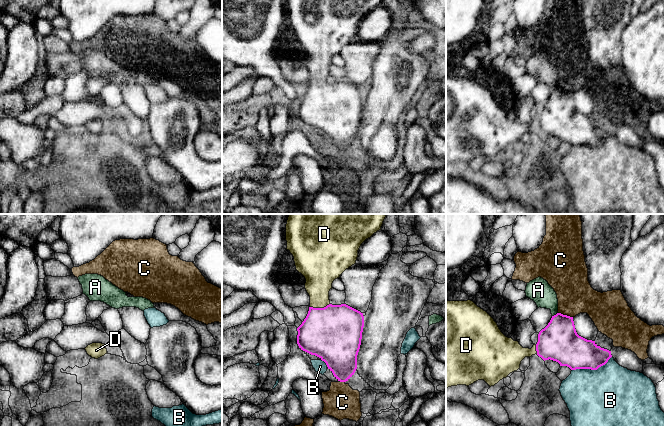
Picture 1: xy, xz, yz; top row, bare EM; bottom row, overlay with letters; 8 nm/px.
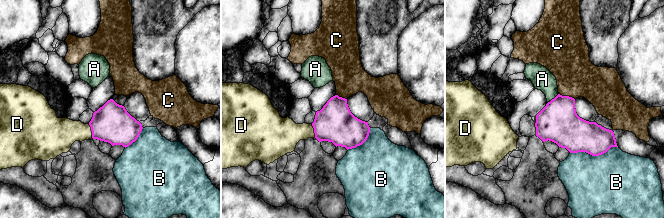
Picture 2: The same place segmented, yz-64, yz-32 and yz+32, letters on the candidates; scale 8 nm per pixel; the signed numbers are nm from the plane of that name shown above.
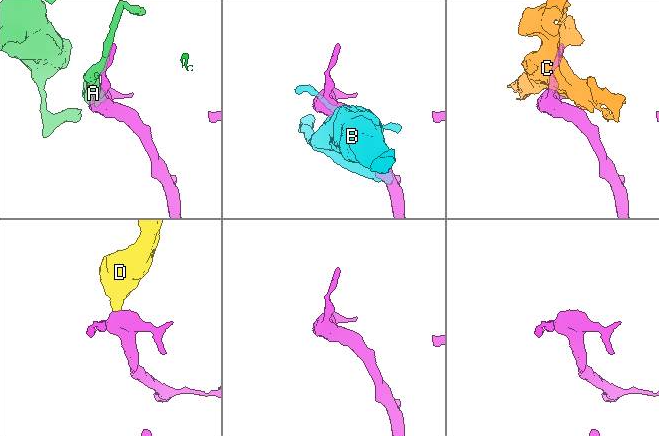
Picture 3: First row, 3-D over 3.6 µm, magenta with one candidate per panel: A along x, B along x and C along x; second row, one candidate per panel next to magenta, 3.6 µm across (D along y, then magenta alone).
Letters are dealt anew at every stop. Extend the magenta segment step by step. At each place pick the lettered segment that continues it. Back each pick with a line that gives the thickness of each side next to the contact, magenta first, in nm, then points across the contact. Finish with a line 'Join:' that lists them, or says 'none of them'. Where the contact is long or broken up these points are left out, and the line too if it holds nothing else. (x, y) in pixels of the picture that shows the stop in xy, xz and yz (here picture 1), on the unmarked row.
D: Thickness 440 nm (magenta) against 220 nm. Path across: xz (333, 109), (326, 102), (319, 84), (319, 53)
Join: D

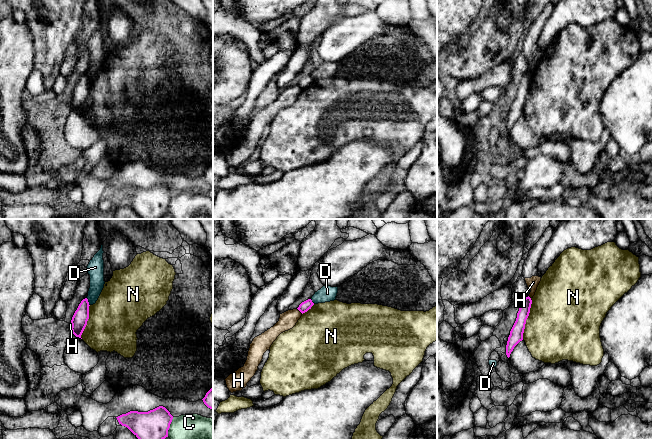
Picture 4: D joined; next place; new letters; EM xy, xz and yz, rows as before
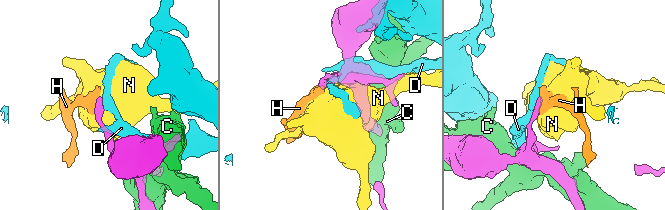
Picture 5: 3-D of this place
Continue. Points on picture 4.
Join: none of them

